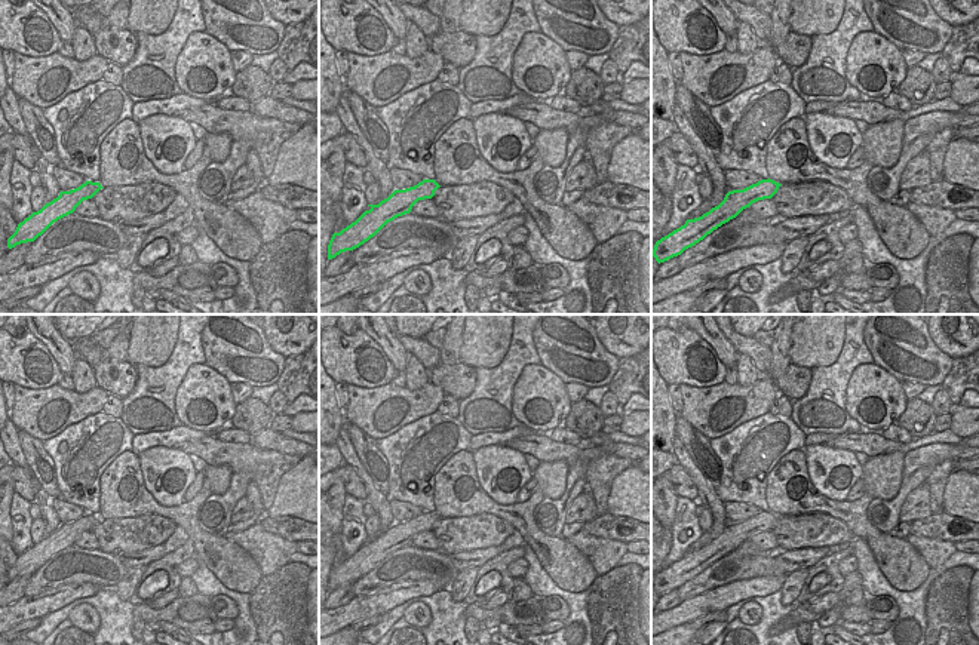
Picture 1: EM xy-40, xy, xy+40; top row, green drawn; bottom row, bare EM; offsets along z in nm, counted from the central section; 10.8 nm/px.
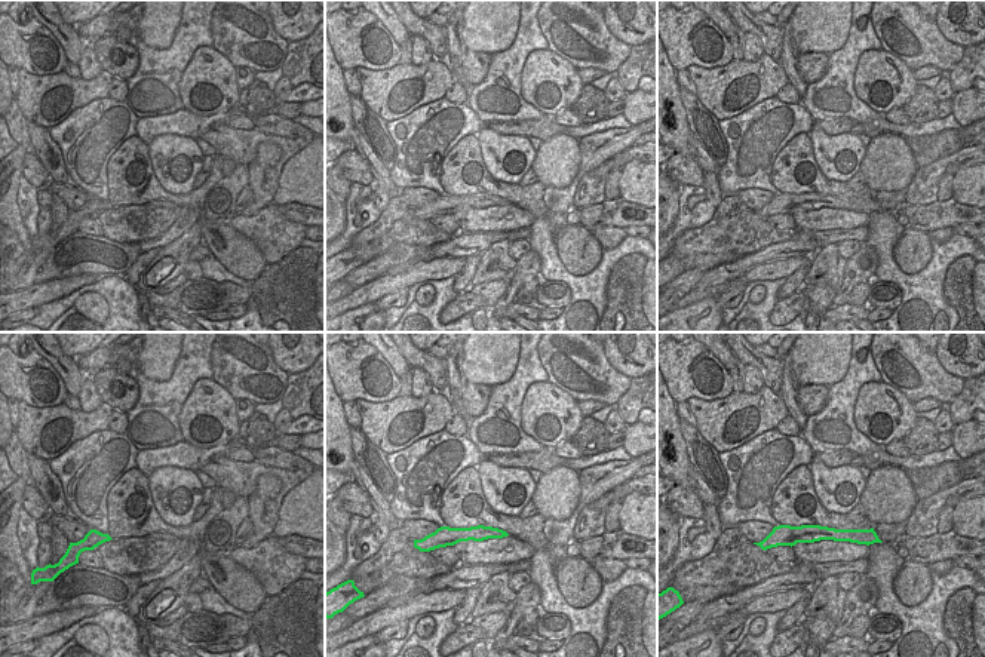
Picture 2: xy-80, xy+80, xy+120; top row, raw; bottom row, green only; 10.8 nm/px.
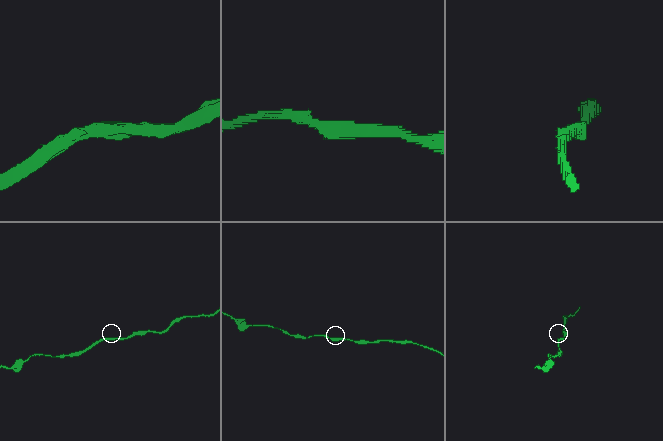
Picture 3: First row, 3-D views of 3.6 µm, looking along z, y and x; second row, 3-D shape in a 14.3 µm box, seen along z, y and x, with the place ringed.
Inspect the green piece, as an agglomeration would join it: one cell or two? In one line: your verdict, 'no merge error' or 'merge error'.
no merge error

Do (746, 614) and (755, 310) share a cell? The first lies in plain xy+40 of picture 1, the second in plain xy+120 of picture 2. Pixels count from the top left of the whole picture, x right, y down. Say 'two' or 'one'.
two

